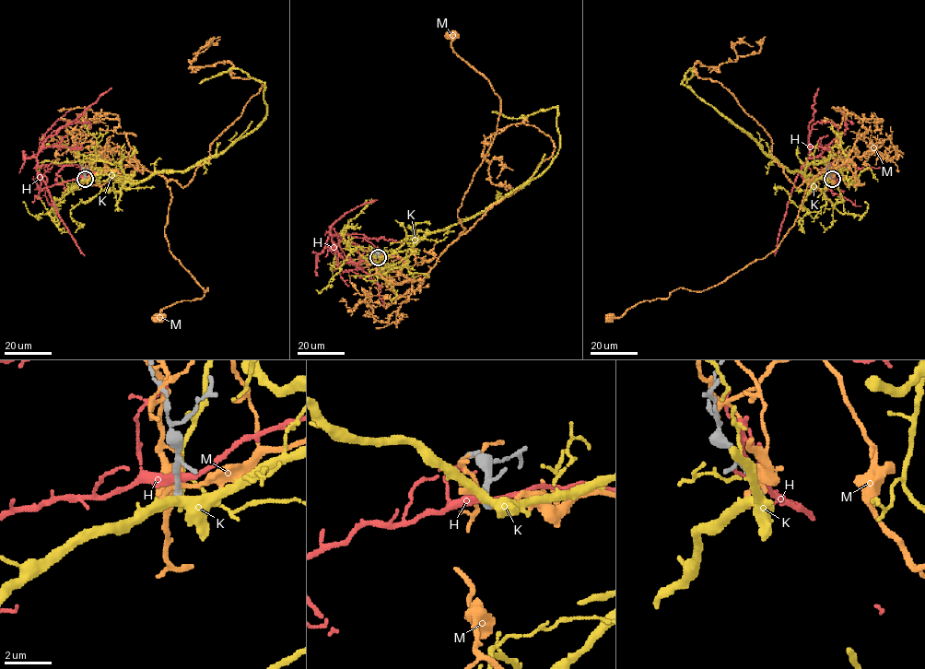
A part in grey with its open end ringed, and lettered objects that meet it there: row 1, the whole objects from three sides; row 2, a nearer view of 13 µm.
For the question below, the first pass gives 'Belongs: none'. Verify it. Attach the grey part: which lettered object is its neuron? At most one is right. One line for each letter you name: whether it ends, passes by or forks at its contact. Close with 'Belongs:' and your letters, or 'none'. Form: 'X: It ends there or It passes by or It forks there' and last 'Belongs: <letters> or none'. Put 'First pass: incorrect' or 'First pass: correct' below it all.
Belongs: none
First pass: correct

